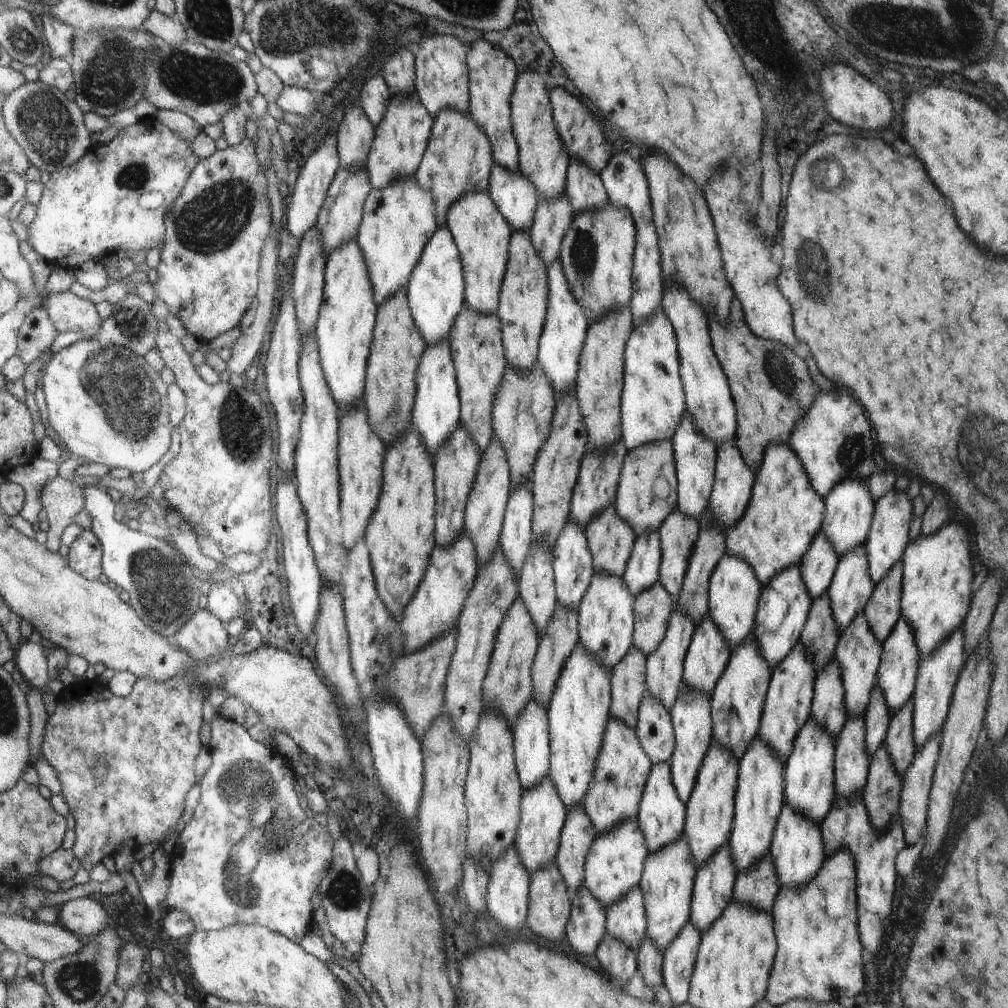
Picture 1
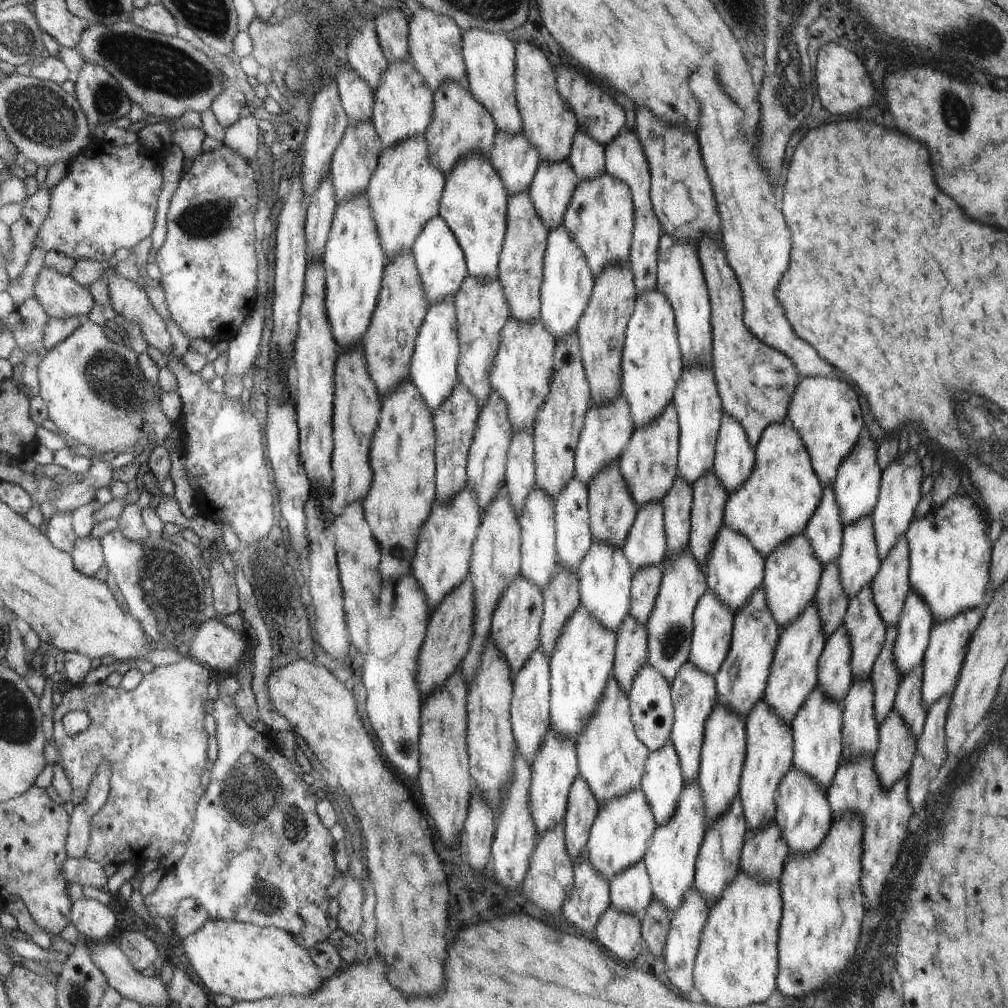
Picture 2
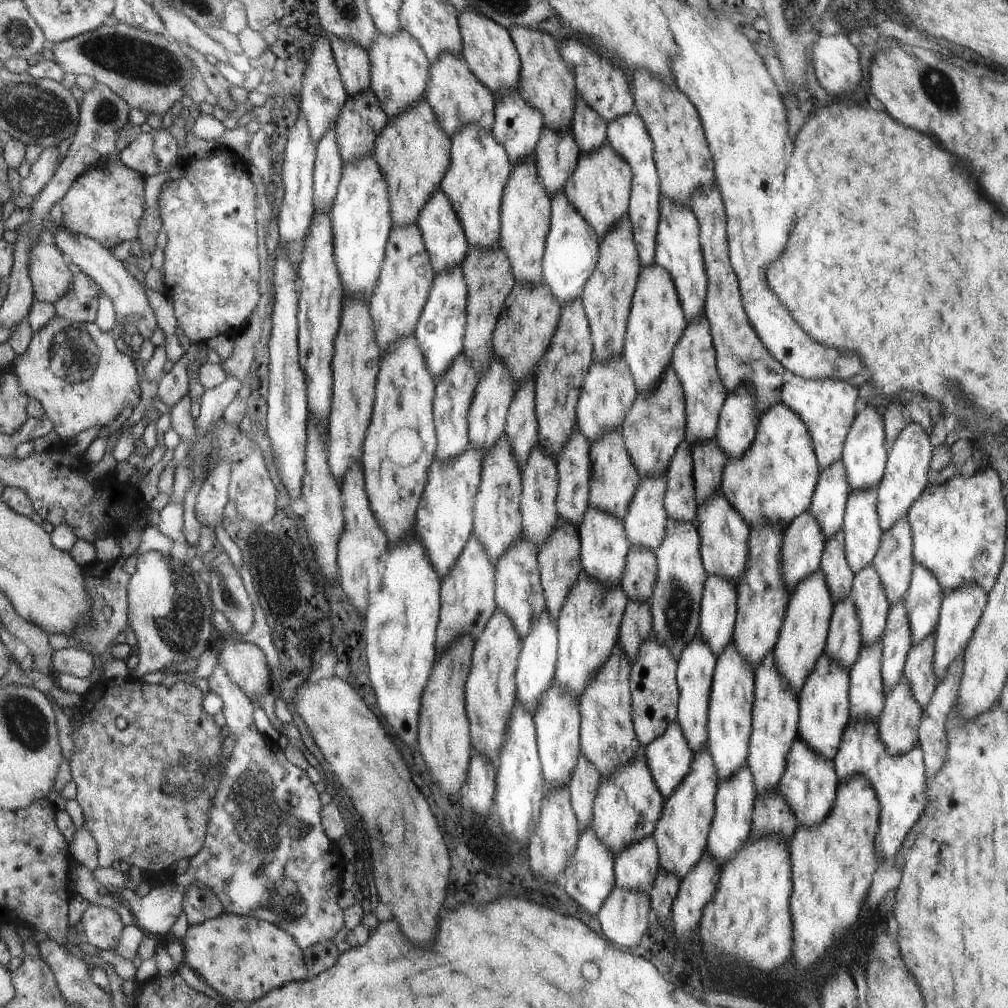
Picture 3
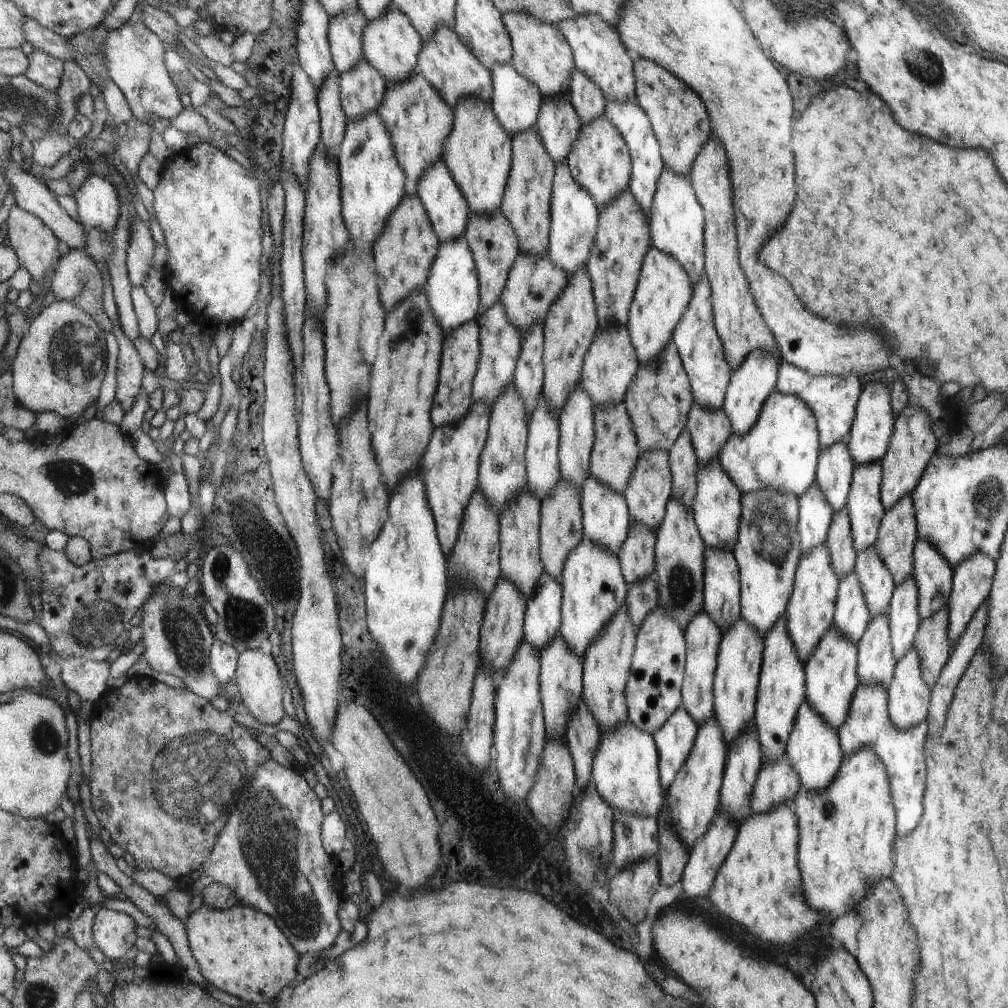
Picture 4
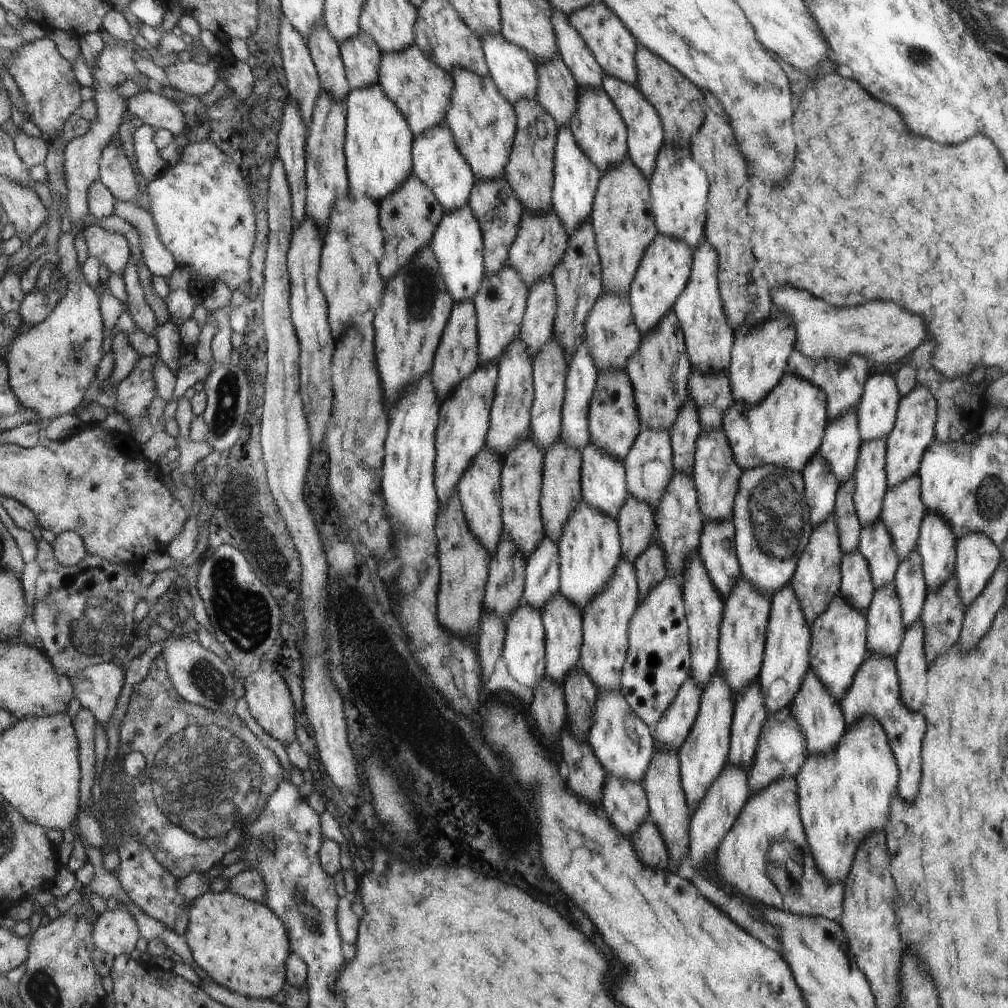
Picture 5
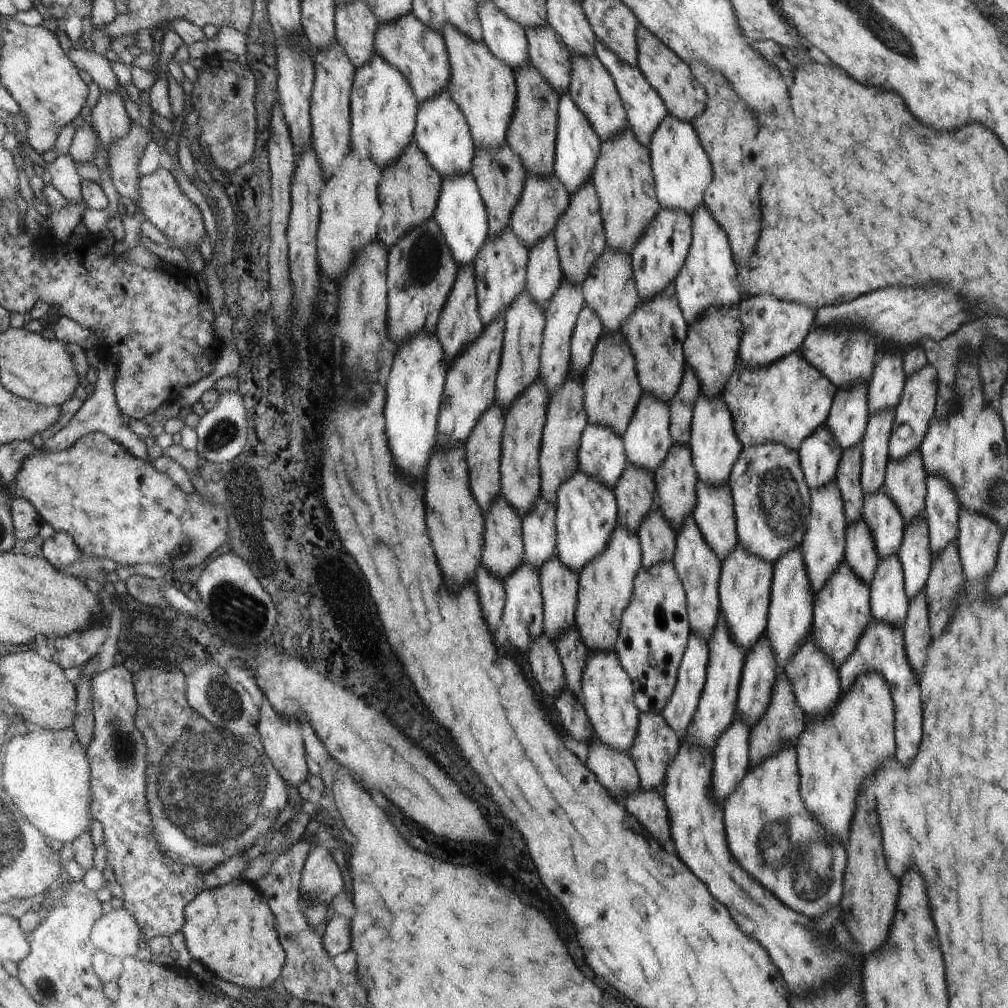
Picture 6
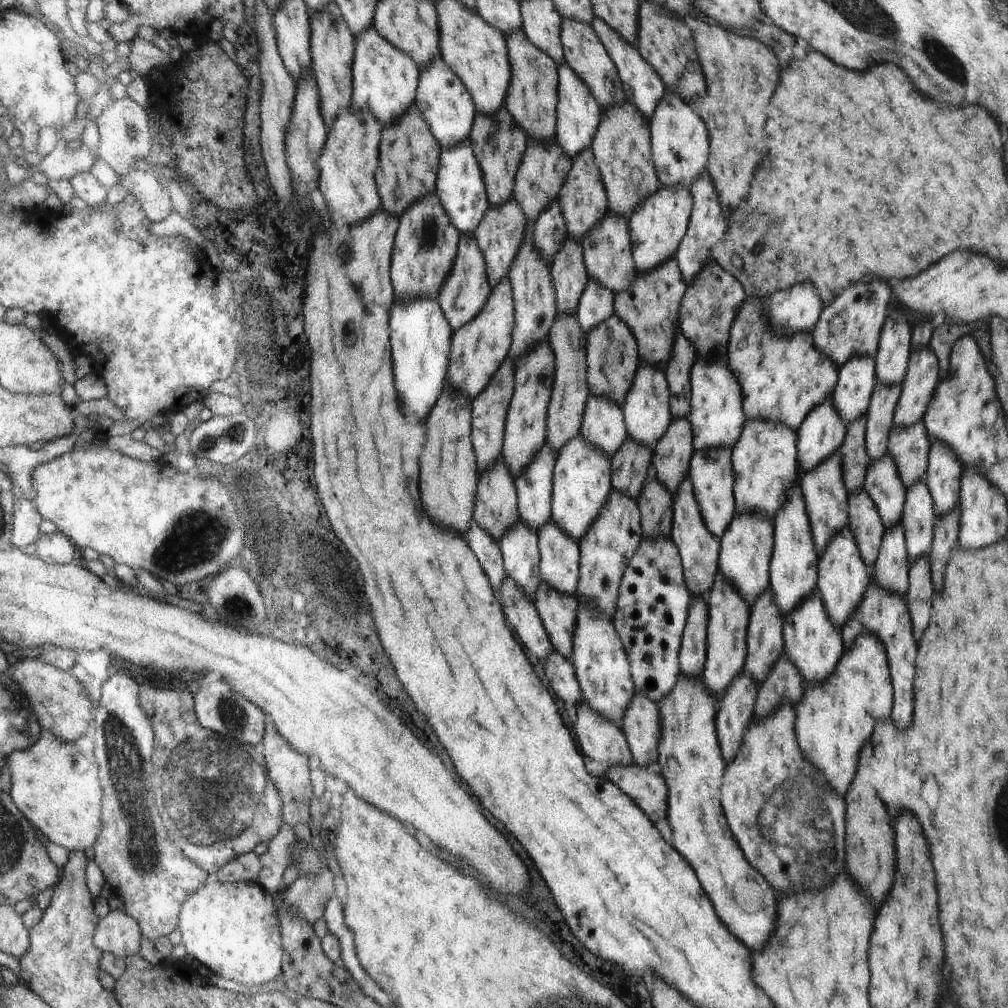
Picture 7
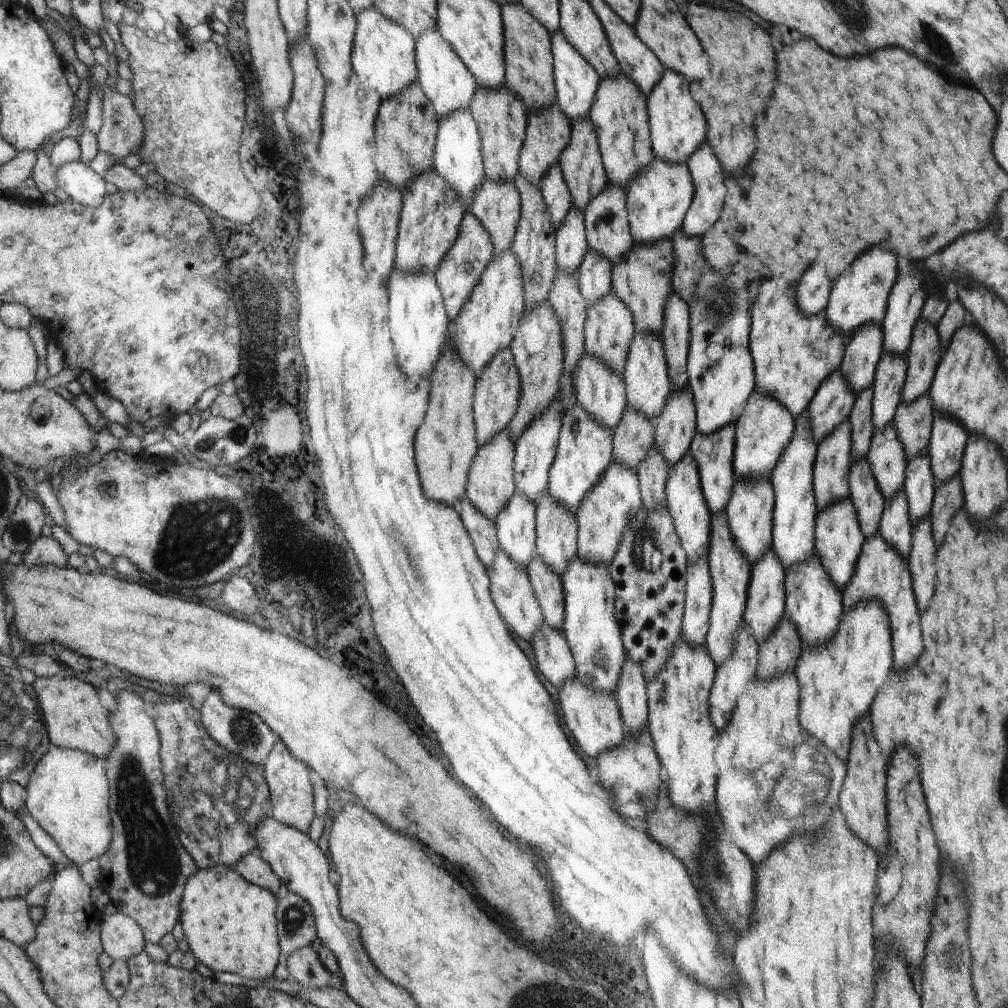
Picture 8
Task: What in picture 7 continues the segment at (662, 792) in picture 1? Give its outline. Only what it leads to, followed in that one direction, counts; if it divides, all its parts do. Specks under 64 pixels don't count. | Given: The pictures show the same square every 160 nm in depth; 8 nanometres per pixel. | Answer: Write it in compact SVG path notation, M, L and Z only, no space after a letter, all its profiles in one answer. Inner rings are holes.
M707 595L692 598L679 649L679 667L686 678L702 676L707 663Z

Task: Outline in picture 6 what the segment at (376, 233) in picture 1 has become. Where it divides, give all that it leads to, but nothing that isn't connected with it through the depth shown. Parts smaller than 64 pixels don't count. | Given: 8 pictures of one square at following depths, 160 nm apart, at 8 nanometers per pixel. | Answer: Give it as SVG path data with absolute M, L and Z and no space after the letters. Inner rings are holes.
M414 12L388 24L379 25L378 33L375 34L375 50L405 74L413 86L418 102L435 97L436 93L446 89L450 81L450 53L443 35L425 25Z

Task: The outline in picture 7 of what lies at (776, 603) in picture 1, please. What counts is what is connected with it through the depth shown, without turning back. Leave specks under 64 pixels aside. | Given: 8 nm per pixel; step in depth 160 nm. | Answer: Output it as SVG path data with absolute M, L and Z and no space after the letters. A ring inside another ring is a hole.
M831 399L814 408L798 428L799 464L804 473L824 464L839 450L846 432L844 420L834 410Z

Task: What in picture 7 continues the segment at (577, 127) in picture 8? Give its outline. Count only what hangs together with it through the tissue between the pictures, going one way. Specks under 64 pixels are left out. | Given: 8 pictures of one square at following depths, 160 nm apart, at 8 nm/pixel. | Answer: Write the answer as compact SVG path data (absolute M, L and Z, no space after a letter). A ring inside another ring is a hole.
M592 149L584 150L580 156L574 156L571 162L570 172L566 176L566 182L560 188L557 201L560 206L560 214L566 224L567 236L578 242L584 238L584 234L590 234L598 222L604 220L607 213L607 198Z

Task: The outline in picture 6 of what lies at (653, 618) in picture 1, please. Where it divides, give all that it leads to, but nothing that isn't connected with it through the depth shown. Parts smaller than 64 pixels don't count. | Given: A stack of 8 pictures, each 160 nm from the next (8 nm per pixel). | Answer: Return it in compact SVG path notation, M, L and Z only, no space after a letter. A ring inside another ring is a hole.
M627 463L620 478L613 484L618 499L619 518L627 529L634 531L656 505L653 474L644 467Z

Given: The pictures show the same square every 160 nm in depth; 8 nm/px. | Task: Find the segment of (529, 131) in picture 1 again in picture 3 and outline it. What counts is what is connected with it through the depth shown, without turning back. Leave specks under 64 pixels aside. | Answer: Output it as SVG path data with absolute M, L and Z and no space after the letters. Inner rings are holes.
M512 26L510 31L515 46L520 46L522 56L522 77L518 86L522 100L538 110L544 127L560 132L569 130L579 104L572 66L560 58L559 45L547 33L522 26Z

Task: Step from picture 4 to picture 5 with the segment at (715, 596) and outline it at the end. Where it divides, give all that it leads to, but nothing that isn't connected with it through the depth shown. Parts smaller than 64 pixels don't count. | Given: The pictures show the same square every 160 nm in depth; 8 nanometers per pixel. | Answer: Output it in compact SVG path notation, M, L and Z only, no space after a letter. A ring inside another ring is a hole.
M733 519L708 521L703 526L699 555L719 593L728 598L742 577L735 545Z

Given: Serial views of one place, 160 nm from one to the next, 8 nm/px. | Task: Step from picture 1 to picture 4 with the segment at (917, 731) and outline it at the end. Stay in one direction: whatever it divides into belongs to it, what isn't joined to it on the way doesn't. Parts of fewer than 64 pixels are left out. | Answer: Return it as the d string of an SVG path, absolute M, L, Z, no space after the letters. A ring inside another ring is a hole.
M976 553L974 556L968 557L967 560L960 562L954 568L954 586L949 602L949 637L952 642L956 642L957 638L962 637L971 622L971 618L978 612L980 605L987 602L990 597L991 588L994 584L995 569L995 560L990 555L982 553Z

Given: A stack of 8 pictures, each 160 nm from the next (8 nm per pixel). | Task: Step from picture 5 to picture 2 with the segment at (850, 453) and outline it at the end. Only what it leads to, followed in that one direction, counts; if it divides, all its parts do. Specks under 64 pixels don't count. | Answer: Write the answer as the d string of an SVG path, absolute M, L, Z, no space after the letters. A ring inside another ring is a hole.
M830 485L823 489L822 504L802 530L823 566L837 560L842 552L843 529L843 516L833 485Z

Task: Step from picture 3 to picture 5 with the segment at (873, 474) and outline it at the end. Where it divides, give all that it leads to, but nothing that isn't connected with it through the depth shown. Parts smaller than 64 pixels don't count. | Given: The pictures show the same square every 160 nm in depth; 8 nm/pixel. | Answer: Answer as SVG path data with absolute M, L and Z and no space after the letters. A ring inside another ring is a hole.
M876 372L868 378L863 400L856 406L862 441L890 434L895 426L896 410L899 410L898 400L900 393L896 390L894 375Z

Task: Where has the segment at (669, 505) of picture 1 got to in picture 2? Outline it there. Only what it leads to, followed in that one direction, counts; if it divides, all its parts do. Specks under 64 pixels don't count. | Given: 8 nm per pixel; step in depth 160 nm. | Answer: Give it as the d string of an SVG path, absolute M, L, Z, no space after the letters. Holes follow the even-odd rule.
M670 403L655 421L633 429L629 443L619 458L619 468L638 506L647 502L660 501L670 492L678 476L679 414Z

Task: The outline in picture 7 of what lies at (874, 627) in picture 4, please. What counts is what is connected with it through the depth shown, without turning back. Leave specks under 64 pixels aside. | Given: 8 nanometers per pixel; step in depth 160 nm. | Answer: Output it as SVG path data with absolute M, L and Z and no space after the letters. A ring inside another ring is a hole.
M902 526L888 528L878 560L870 568L871 578L884 590L896 592L904 597L909 588L910 567Z

